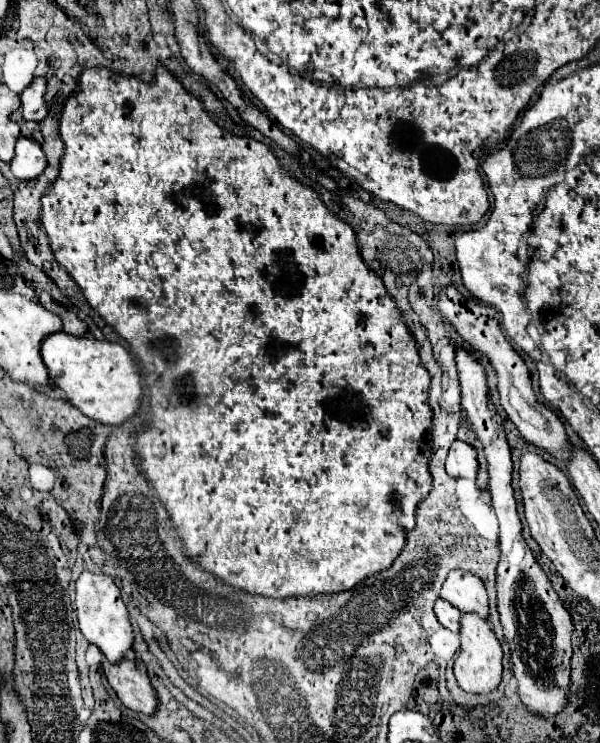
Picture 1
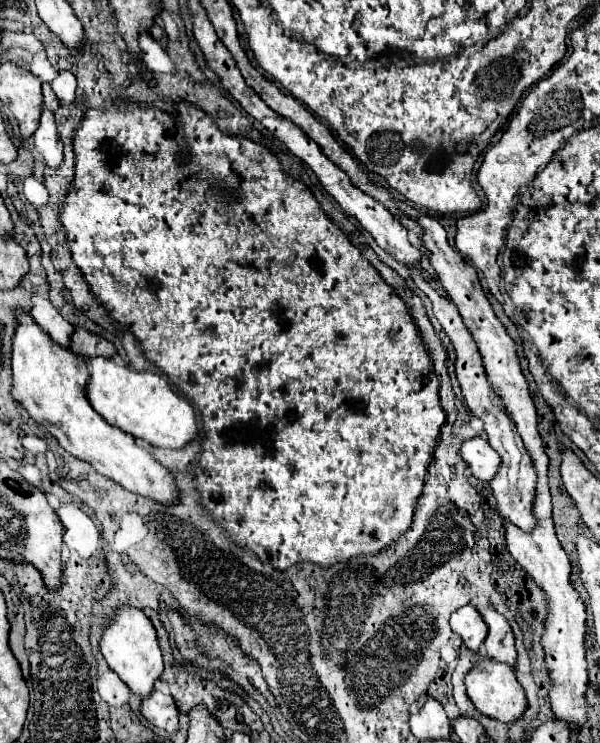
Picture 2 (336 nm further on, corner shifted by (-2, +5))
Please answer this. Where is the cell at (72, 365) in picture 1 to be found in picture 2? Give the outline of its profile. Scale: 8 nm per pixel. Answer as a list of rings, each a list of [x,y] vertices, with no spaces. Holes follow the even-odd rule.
[[[91,358],[91,376],[87,382],[87,398],[97,414],[101,414],[111,426],[121,428],[127,434],[143,438],[151,446],[159,448],[183,448],[197,434],[195,410],[173,392],[169,382],[149,370],[135,370],[133,366],[121,366],[113,358]]]

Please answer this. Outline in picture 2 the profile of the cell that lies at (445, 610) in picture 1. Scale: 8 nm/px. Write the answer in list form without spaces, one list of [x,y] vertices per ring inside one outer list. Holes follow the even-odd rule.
[[[471,604],[461,606],[459,610],[455,610],[455,612],[451,614],[449,624],[451,624],[451,630],[453,630],[457,636],[461,636],[461,640],[463,640],[463,644],[465,644],[467,648],[471,648],[471,650],[475,650],[475,652],[479,650],[481,642],[485,640],[487,630],[485,630],[485,622],[481,622],[479,612],[477,612]]]

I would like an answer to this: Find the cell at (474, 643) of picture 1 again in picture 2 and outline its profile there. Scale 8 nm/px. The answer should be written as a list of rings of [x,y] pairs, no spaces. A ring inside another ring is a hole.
[[[483,654],[483,658],[473,664],[469,674],[465,676],[465,686],[467,686],[467,696],[471,698],[473,706],[481,714],[485,714],[489,718],[497,718],[501,722],[513,722],[527,708],[525,692],[523,692],[521,684],[515,678],[515,670],[509,664],[497,662],[491,656],[487,656],[487,654]]]

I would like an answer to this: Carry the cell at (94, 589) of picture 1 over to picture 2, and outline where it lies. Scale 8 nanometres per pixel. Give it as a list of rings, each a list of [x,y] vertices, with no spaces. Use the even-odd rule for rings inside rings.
[[[119,606],[113,614],[107,614],[107,626],[99,638],[99,650],[107,660],[109,668],[117,672],[117,676],[135,692],[137,696],[149,696],[153,690],[153,682],[163,672],[163,656],[157,646],[157,636],[151,620],[133,606]]]

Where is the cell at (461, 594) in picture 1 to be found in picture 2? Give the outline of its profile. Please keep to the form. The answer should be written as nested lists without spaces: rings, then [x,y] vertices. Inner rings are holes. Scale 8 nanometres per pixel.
[[[493,606],[477,608],[481,618],[485,620],[489,634],[485,638],[485,650],[491,658],[497,658],[499,662],[507,662],[509,666],[515,666],[515,642],[513,642],[513,630],[503,614],[499,614]]]

